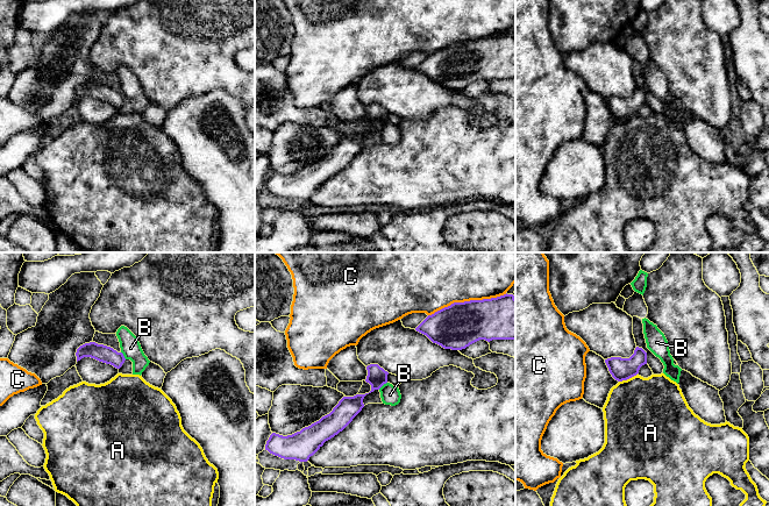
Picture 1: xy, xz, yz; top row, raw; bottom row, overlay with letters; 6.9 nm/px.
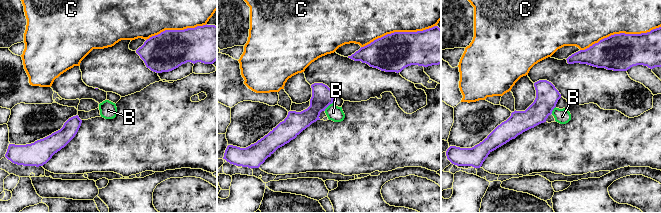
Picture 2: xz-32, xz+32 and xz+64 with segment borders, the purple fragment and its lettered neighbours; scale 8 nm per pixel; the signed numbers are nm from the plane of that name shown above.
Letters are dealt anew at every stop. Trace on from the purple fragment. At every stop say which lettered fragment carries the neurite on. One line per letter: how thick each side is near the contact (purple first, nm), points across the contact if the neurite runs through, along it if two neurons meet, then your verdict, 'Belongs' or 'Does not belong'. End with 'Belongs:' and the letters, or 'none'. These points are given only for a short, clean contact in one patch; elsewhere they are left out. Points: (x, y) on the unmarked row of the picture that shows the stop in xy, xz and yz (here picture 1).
A: Thickness 160 nm (purple) against 480 nm. Boundary: yz (636, 113), (619, 121). Does not belong
B: Thickness 140 nm (purple) against 140 nm. Boundary: xz (386, 121), (378, 128). Does not belong
C: Thickness 300 nm (purple) against 340 nm. Does not belong
Belongs: none

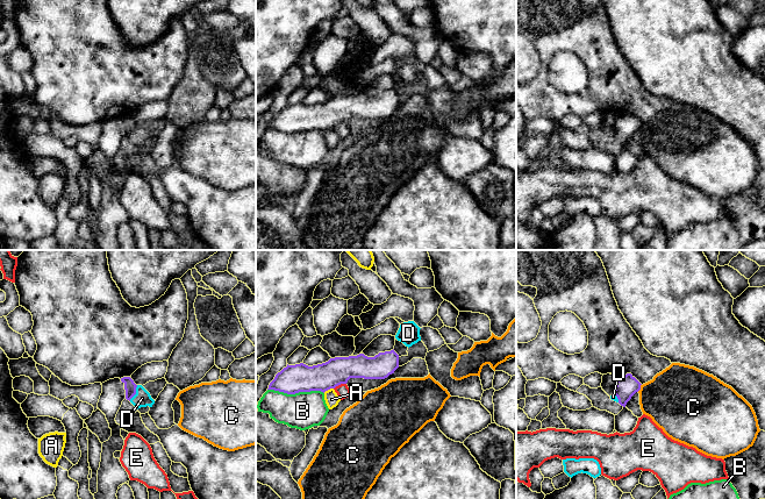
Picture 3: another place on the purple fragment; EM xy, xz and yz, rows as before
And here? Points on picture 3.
A: Thickness 190 nm (purple) against 100 nm. Does not belong
B: Thickness 200 nm (purple) against 260 nm. Boundary: xz (267, 128), (287, 133), (310, 130), (321, 130), (323, 133). Does not belong
C: Thickness 150 nm (purple) against 400 nm. Boundary: yz (641, 123), (637, 130). Does not belong
D: Thickness 80 nm (purple) against 120 nm. Path across: xy (129, 125), (135, 133), (142, 137). Belongs
E: Thickness 190 nm (purple) against 90 nm. Boundary: xz (345, 122), (341, 122), (334, 128). Does not belong
Belongs: D

